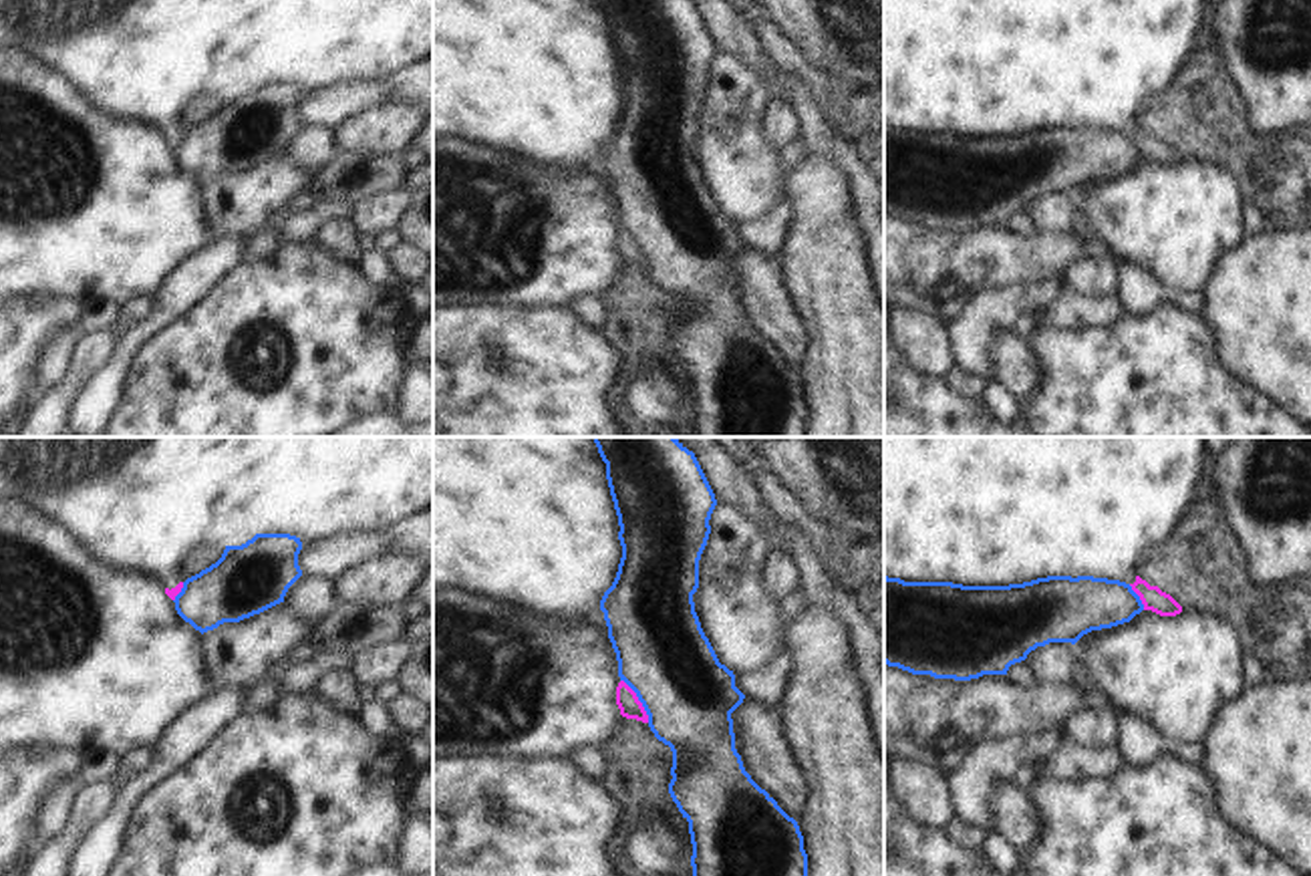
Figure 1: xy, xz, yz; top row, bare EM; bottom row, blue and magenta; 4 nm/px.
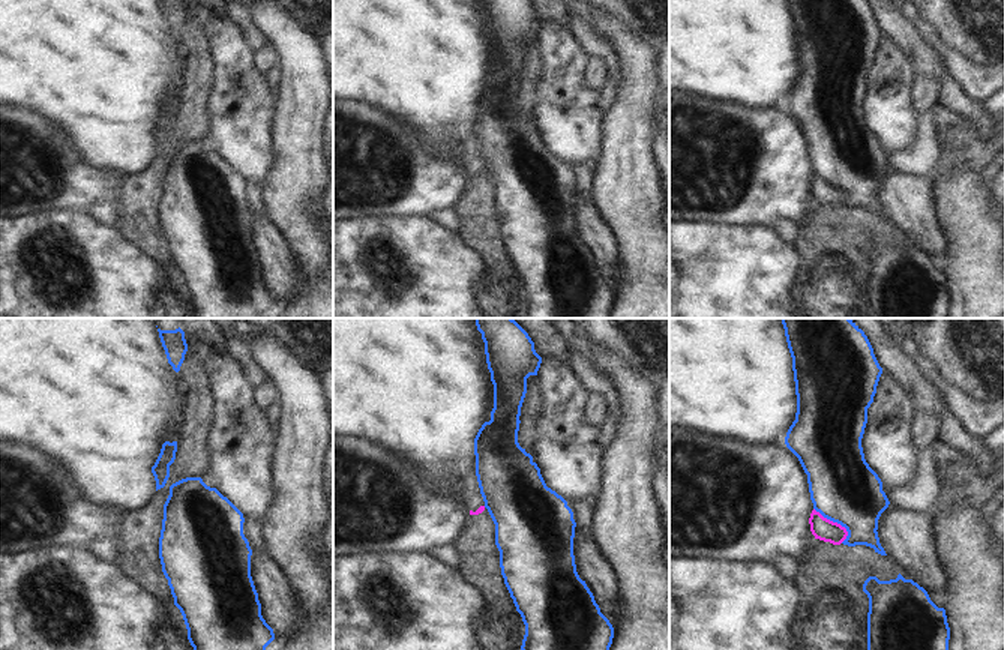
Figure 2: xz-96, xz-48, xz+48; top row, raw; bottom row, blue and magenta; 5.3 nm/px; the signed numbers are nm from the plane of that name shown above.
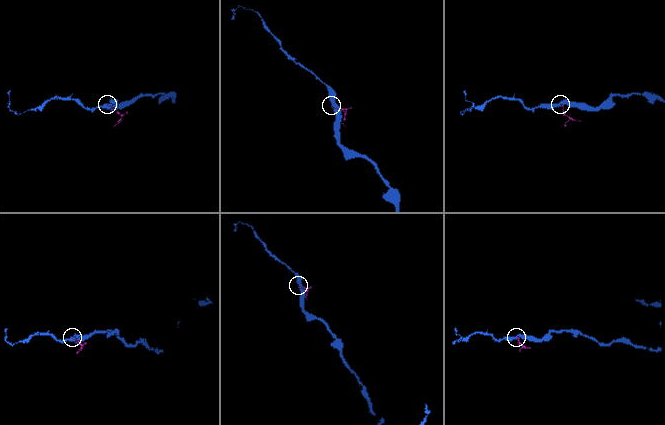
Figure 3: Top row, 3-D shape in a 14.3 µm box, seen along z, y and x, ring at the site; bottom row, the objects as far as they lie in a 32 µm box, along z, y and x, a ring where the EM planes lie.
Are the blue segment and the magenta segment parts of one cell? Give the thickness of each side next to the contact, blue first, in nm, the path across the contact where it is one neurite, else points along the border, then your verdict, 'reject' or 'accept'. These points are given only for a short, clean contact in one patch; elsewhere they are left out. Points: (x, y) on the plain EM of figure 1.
380 nm thick on the blue side, 90 nm on the other; border along xz (621, 228), (635, 242), (649, 270); reject

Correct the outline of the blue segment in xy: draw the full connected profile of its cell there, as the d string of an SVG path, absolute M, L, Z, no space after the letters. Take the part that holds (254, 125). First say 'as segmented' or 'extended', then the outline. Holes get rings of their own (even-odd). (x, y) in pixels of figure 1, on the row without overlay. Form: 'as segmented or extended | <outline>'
as segmented | M256 83L242 95L226 95L215 113L183 131L173 149L177 163L203 183L284 151L302 125L300 99L300 87L290 83Z

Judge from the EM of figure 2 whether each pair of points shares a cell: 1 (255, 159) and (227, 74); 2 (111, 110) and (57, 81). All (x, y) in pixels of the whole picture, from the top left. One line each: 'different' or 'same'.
1: same
2: same

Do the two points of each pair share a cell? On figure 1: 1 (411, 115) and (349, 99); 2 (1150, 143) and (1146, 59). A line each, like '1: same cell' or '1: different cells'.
1: different cells
2: same cell

